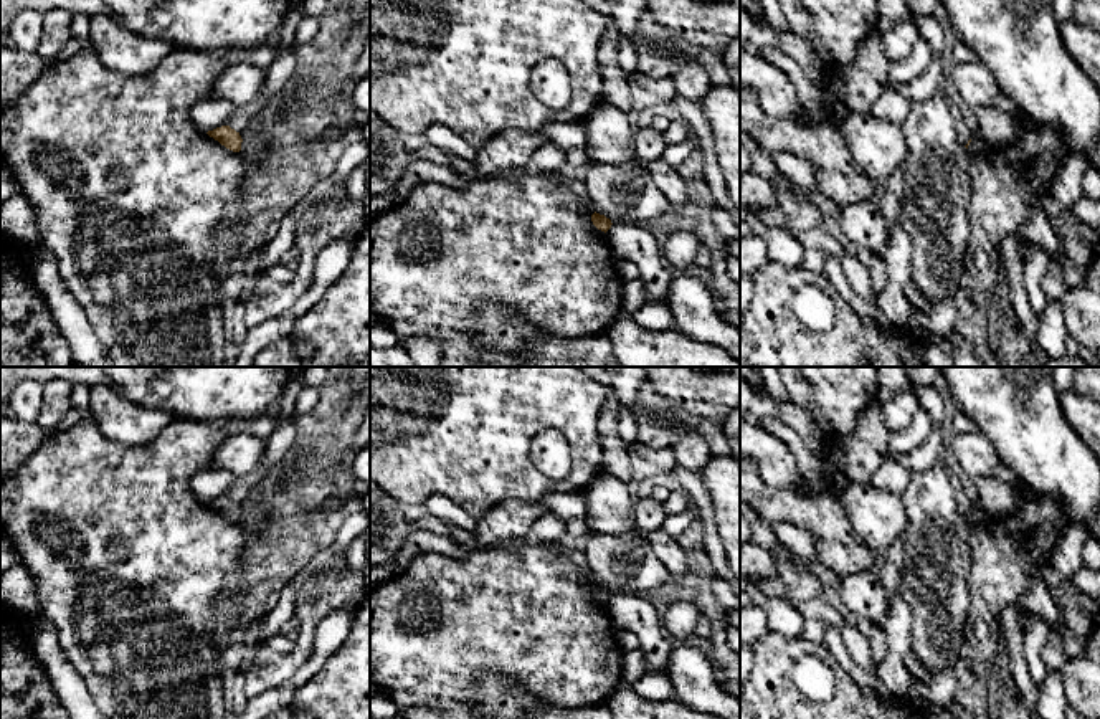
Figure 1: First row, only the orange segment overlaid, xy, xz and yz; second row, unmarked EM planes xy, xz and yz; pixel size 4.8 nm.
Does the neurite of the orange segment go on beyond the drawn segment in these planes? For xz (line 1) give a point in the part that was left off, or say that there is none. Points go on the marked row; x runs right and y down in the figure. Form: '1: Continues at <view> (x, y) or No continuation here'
1: No continuation here

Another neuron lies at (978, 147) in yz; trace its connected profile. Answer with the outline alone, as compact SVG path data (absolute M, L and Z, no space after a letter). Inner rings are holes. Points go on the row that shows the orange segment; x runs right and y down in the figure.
M974 131L971 132L971 142L966 150L971 159L984 159L991 154L993 147Z

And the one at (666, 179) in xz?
M662 159L649 162L644 167L671 207L682 207L689 203L687 182L676 169L667 165Z

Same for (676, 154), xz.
M689 137L677 144L667 144L667 149L664 150L661 159L672 169L677 169L690 157L695 147L697 140L694 137Z

